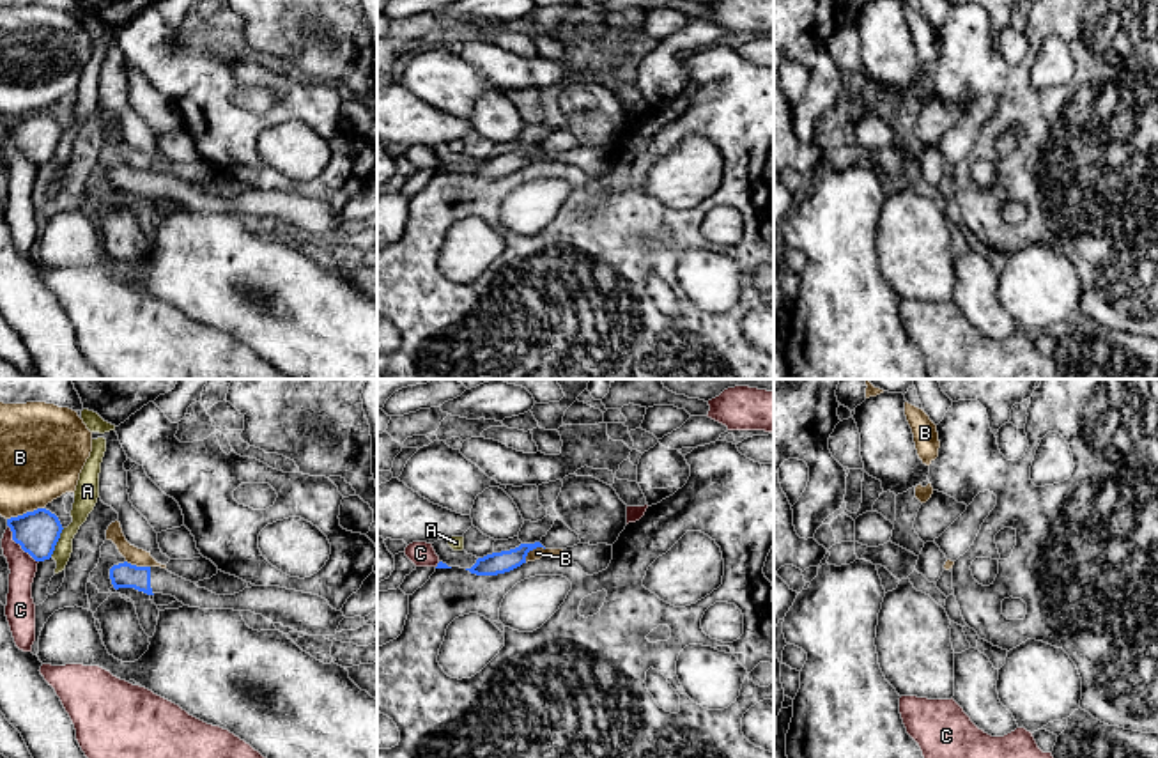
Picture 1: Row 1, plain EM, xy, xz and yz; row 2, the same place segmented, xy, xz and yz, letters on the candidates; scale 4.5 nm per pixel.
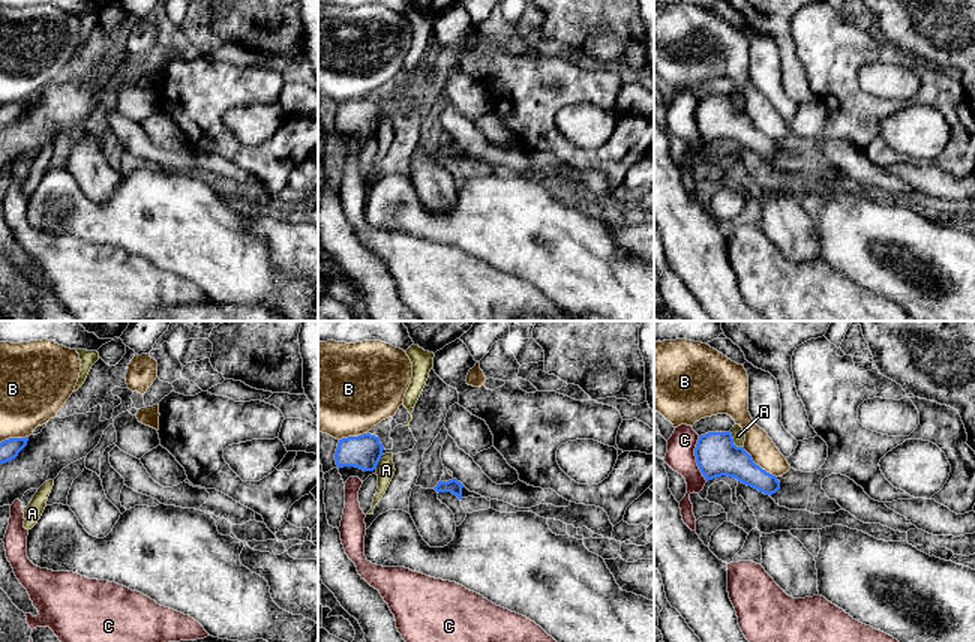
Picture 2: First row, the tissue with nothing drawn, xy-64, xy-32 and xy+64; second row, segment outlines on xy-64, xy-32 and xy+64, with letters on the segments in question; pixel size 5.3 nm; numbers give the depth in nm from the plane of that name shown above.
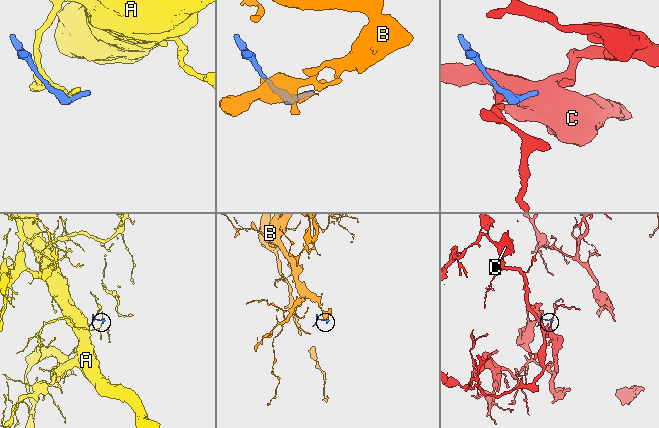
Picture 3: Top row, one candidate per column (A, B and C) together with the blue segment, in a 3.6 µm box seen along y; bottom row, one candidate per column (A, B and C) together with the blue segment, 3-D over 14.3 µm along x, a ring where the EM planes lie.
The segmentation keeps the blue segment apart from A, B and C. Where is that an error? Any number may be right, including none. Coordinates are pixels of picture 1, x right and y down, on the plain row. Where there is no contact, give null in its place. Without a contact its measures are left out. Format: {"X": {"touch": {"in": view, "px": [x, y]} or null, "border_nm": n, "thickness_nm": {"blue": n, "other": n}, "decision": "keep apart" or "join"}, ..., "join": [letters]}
{"A": {"touch": {"in": "xy", "px": [57, 144]}, "border_nm": 150, "thickness_nm": {"blue": 200, "other": 110}, "decision": "keep apart"}, "B": {"touch": {"in": "xy", "px": [27, 116]}, "border_nm": 180, "thickness_nm": {"blue": 200, "other": 380}, "decision": "keep apart"}, "C": {"touch": {"in": "xy", "px": [18, 146]}, "border_nm": 220, "thickness_nm": {"blue": 200, "other": 120}, "decision": "keep apart"}, "join": []}

